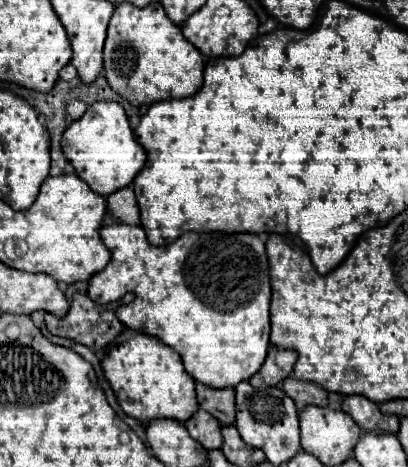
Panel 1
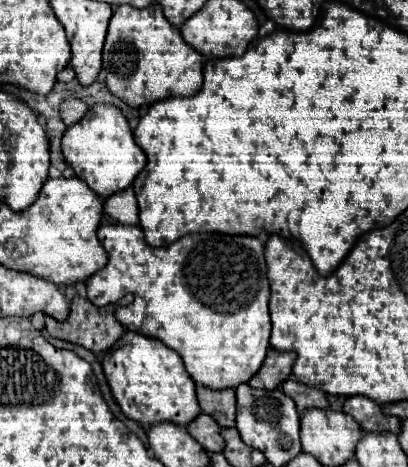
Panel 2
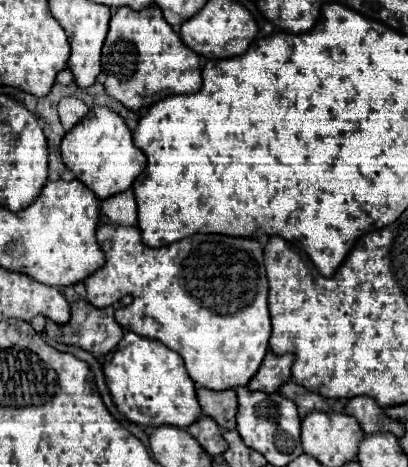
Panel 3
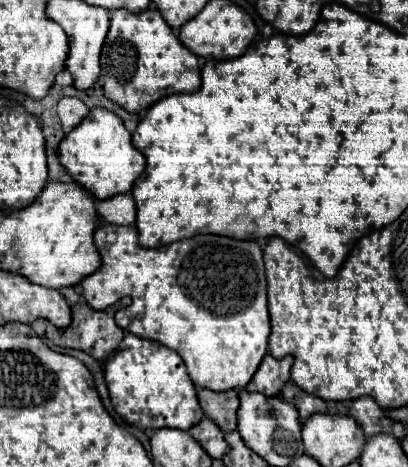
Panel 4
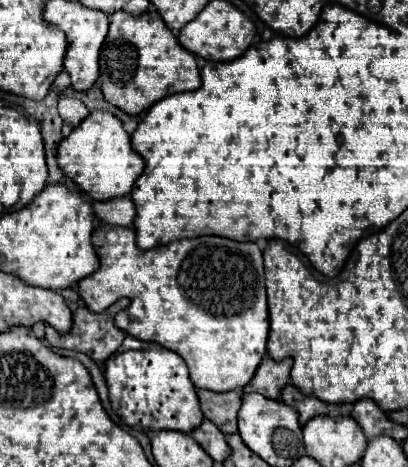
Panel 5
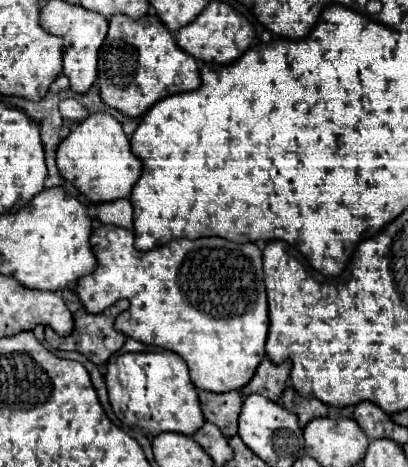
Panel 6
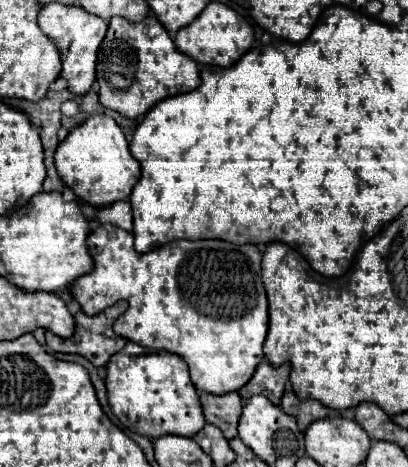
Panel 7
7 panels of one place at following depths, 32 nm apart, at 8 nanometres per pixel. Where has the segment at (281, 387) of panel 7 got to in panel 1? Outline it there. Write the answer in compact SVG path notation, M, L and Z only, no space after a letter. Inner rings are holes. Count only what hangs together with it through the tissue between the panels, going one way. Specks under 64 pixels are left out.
M276 346L268 348L268 356L256 376L250 380L254 386L278 386L292 374L298 354L294 350L280 350Z

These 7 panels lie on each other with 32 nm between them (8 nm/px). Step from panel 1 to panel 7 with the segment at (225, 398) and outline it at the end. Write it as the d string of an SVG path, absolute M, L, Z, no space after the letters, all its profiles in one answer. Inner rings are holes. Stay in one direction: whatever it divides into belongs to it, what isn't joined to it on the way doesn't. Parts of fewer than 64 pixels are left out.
M200 392L200 404L204 408L206 422L216 424L222 434L232 440L238 434L238 418L242 414L242 400L238 392L212 396L208 392Z

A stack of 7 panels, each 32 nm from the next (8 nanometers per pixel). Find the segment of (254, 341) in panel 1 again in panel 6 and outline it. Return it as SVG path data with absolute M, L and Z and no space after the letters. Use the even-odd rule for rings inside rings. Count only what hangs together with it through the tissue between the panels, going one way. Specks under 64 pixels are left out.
M102 224L92 232L90 248L98 262L96 270L82 276L74 288L86 312L100 314L112 306L112 302L128 298L130 310L116 318L114 328L146 346L164 348L182 356L198 390L224 394L230 390L240 390L250 382L258 364L266 356L264 344L268 336L268 302L263 282L262 252L256 244L234 244L224 238L182 238L150 252L138 252L130 230Z

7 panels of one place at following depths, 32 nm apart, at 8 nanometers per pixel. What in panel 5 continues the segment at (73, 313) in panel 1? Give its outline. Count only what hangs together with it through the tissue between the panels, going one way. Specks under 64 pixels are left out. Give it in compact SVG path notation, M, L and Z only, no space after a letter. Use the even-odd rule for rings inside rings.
M116 304L110 310L96 314L86 306L78 306L74 312L72 330L68 334L58 334L52 326L46 326L46 340L54 348L78 350L98 364L106 362L126 338L126 334L114 326L114 316L120 312L120 308L122 304Z

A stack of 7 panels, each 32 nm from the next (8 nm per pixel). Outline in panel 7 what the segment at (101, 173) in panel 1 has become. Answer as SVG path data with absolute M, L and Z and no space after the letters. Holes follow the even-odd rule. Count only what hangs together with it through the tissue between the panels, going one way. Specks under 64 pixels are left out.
M104 114L90 116L86 122L70 130L68 138L56 148L54 166L62 182L70 186L78 198L94 208L128 200L132 188L140 180L140 162L136 162L130 154L122 128Z

